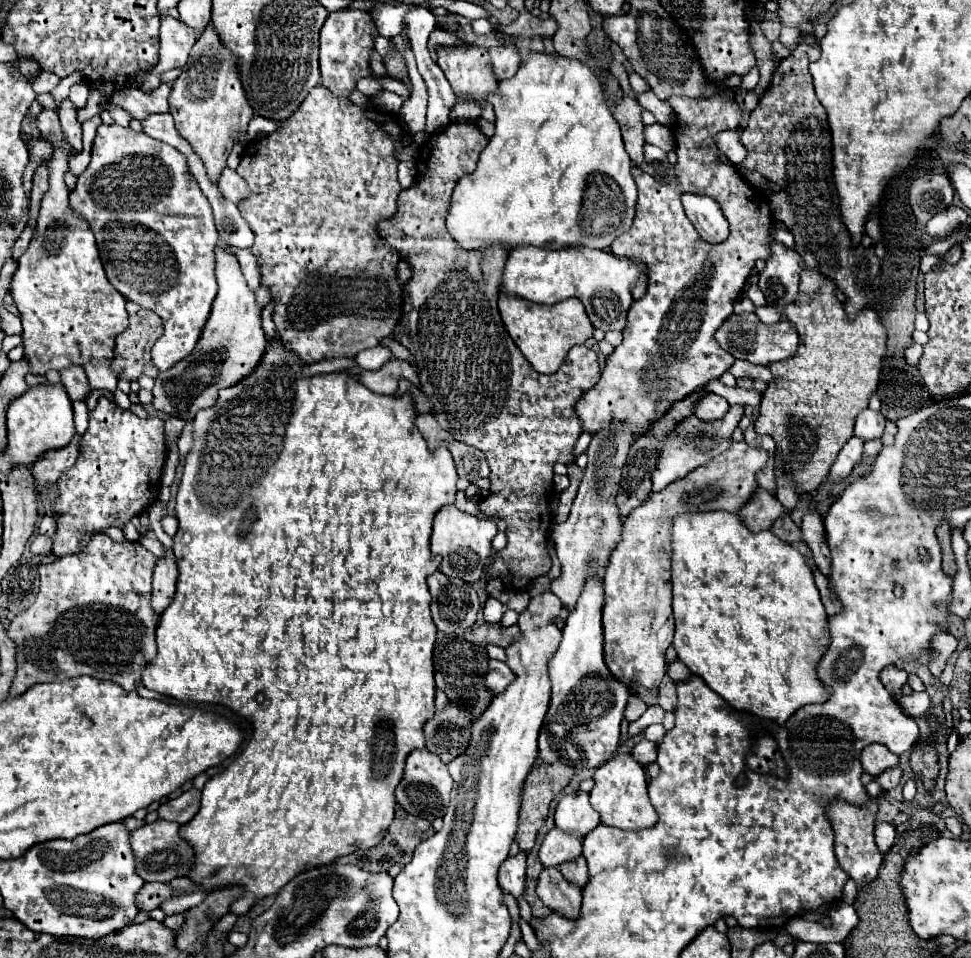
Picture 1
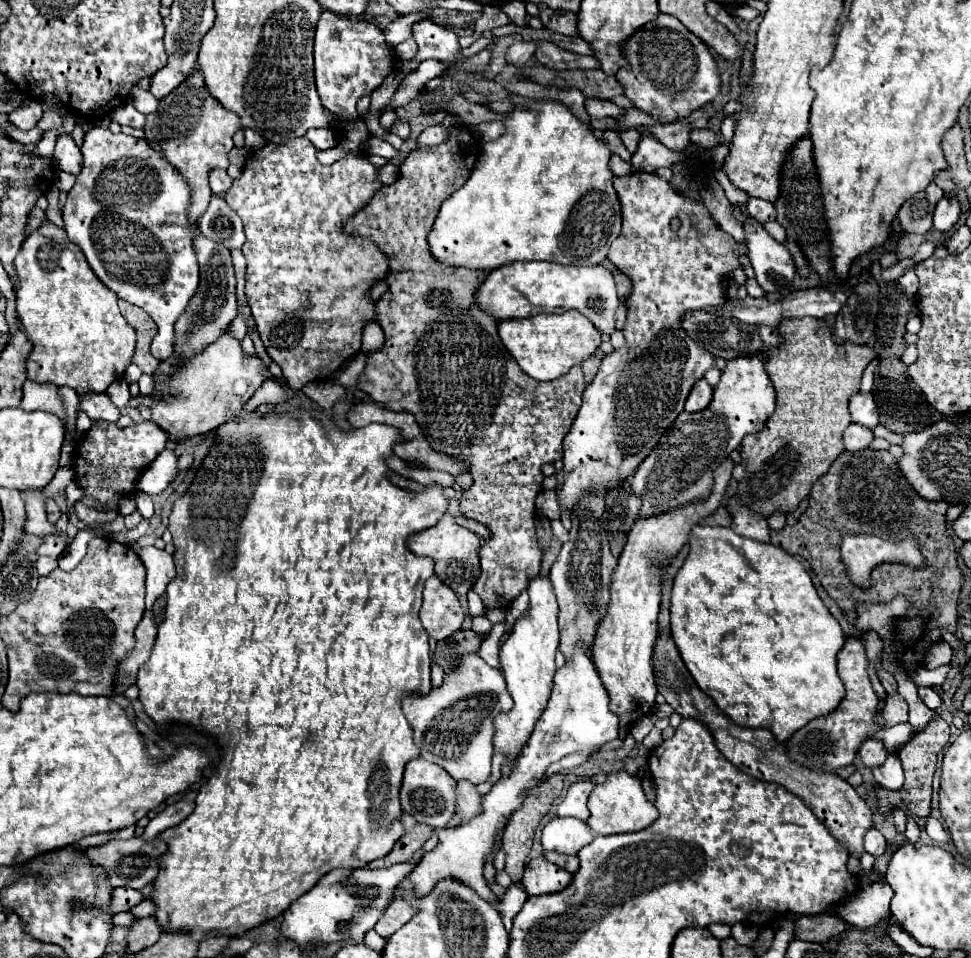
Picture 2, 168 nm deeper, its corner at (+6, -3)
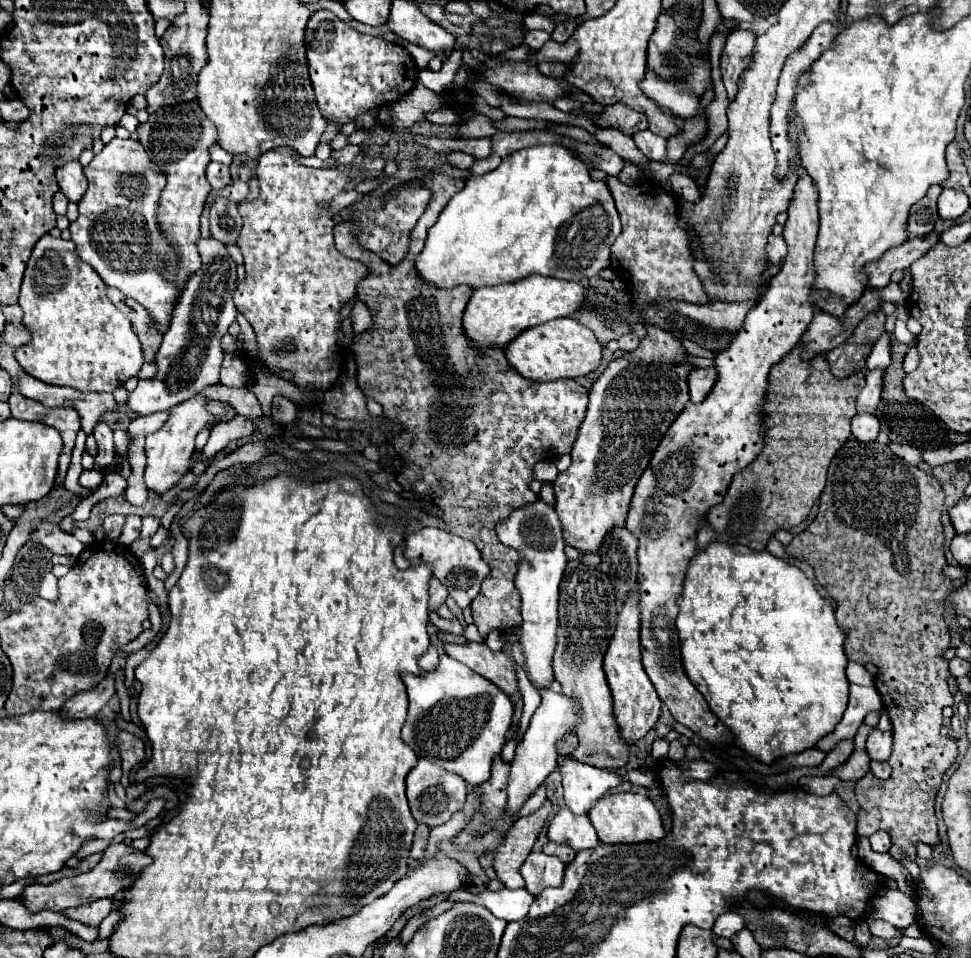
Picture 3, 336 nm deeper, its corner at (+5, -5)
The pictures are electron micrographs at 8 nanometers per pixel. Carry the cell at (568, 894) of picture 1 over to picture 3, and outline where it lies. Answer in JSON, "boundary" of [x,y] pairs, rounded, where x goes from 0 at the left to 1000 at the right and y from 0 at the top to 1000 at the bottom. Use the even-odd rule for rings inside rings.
{"boundary":[[[559,888],[547,890],[537,903],[537,913],[541,918],[541,928],[555,934],[563,926],[576,926],[580,922],[582,903],[572,892],[561,892]]]}

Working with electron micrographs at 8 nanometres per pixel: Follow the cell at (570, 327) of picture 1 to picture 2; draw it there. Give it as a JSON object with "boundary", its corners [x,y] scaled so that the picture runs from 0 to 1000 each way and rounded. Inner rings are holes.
{"boundary":[[[591,323],[577,329],[554,327],[538,333],[519,333],[513,337],[513,348],[519,362],[527,368],[538,387],[552,398],[568,398],[579,394],[587,383],[610,371],[620,358],[616,343]]]}

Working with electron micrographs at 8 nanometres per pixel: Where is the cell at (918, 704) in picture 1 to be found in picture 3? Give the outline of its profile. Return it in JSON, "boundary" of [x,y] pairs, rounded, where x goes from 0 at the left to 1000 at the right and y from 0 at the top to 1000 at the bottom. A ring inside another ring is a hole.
{"boundary":[[[887,757],[883,767],[881,767],[881,784],[876,786],[876,790],[864,799],[862,803],[858,803],[854,809],[868,813],[868,815],[885,815],[893,805],[895,805],[895,788],[891,784],[891,771],[895,767],[897,759],[895,757]]]}

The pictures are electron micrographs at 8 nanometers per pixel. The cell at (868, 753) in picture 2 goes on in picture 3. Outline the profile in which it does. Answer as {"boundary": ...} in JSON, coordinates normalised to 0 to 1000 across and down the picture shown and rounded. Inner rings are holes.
{"boundary":[[[899,761],[893,769],[893,786],[897,792],[903,792],[903,794],[913,794],[916,788],[918,788],[918,782],[920,782],[920,767],[916,763],[905,763],[905,761]]]}

